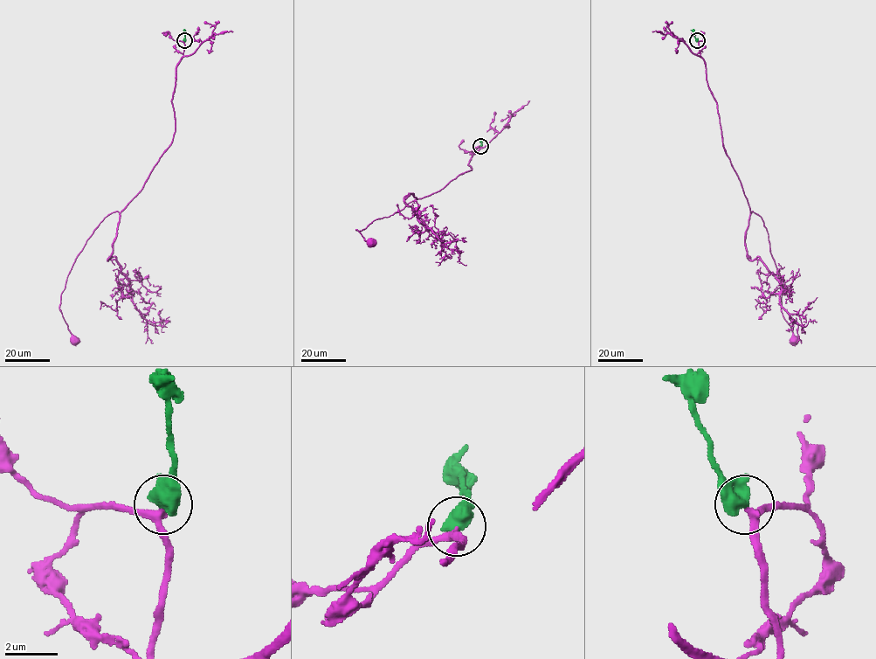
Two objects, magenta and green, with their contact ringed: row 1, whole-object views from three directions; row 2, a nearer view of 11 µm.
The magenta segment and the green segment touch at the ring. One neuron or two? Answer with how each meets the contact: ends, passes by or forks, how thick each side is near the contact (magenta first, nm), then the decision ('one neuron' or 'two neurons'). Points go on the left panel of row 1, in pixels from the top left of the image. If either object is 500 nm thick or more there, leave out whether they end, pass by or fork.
calibres 220 and 700 nm; one neuron

